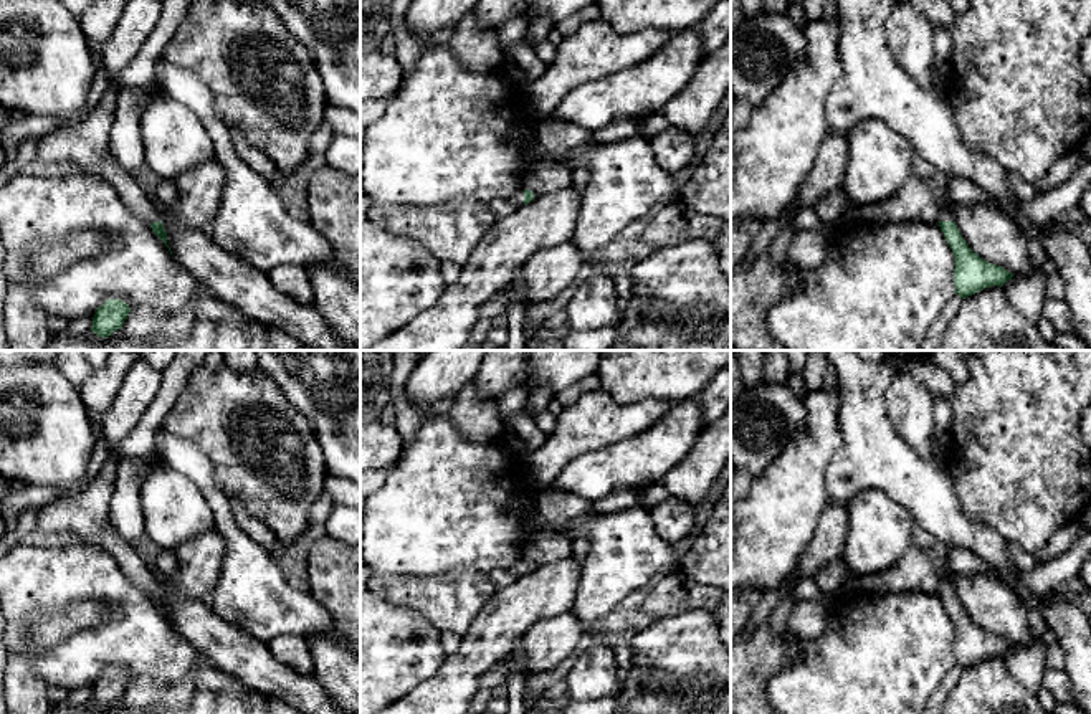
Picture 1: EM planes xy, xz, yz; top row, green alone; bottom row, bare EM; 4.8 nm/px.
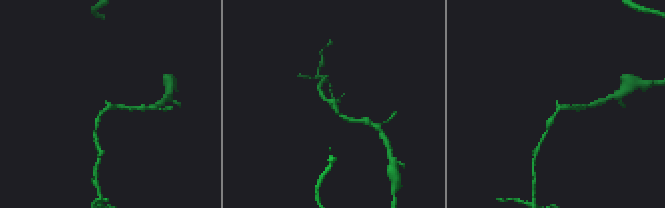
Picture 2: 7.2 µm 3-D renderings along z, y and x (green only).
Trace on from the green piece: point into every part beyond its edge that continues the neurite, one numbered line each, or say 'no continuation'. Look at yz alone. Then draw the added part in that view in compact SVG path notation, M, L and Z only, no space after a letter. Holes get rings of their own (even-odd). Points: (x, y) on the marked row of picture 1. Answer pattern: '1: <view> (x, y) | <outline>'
1: yz (946, 210) | M944 203L944 205L941 207L939 221L954 221L952 205Z

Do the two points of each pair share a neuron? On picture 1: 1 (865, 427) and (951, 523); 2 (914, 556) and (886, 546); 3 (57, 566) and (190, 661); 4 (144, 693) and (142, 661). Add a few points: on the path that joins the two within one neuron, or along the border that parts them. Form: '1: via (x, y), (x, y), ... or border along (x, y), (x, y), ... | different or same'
1: via (878, 450), (928, 499) | same
2: border along (911, 542), (890, 567), (873, 574) | different
3: via (90, 574), (157, 640) | same
4: border along (181, 678), (161, 681), (136, 676), (131, 681) | different

